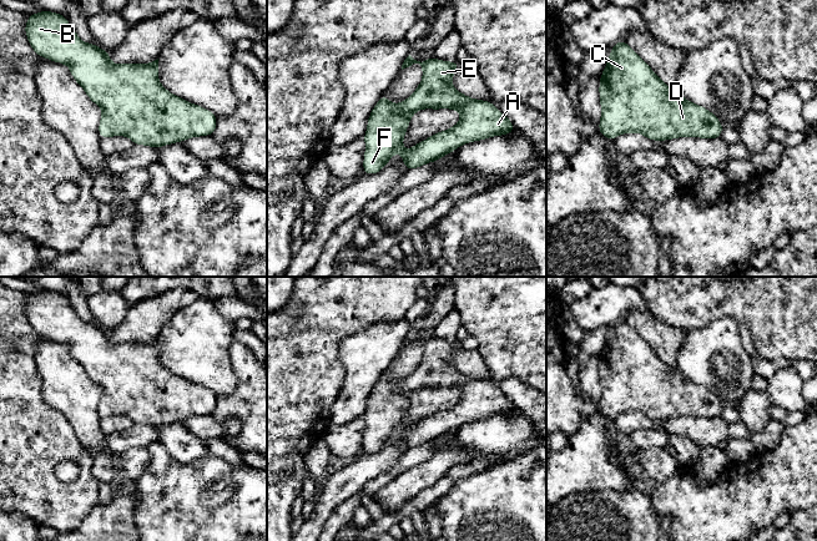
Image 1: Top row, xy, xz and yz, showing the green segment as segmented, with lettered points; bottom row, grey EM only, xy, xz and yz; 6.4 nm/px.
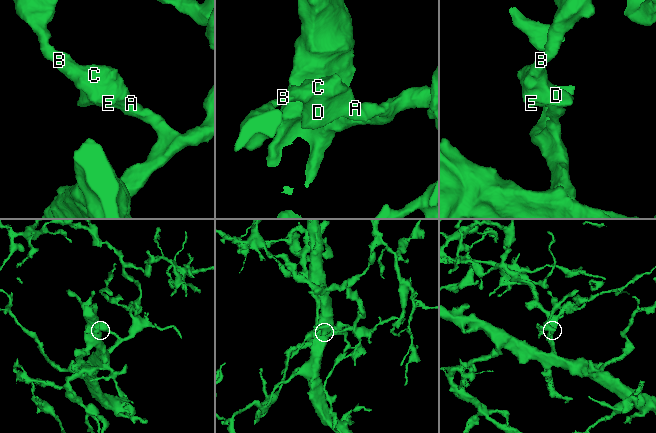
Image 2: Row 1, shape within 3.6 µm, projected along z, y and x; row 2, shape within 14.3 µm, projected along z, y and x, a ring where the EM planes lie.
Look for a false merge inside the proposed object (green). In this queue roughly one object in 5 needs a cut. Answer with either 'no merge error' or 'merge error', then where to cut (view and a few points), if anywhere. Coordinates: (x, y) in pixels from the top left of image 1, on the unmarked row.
no merge error; no cut

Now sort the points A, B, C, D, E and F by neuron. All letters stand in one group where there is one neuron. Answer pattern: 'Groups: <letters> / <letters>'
Groups: A B C D E F

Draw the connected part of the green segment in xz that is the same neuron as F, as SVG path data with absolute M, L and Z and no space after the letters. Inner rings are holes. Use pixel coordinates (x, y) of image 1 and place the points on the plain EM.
M409 334L402 349L413 343L419 343L423 348L423 358L415 370L402 383L392 383L383 373L368 396L363 415L363 452L377 454L395 431L402 434L403 444L409 450L435 441L468 421L514 411L513 401L493 381L468 376L453 366L453 353L460 344L458 340L429 337L420 342ZM424 388L457 389L460 391L460 400L407 430L403 428L403 418L410 398Z

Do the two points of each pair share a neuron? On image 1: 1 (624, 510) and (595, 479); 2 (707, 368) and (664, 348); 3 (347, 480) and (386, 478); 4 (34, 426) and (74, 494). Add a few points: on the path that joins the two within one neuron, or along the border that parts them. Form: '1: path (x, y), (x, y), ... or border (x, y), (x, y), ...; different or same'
1: border (630, 488), (624, 490), (580, 490), (576, 493); different
2: border (686, 333), (677, 353), (675, 368); different
3: border (397, 461), (374, 476), (351, 497); different
4: path (33, 446), (33, 464), (54, 485); same

